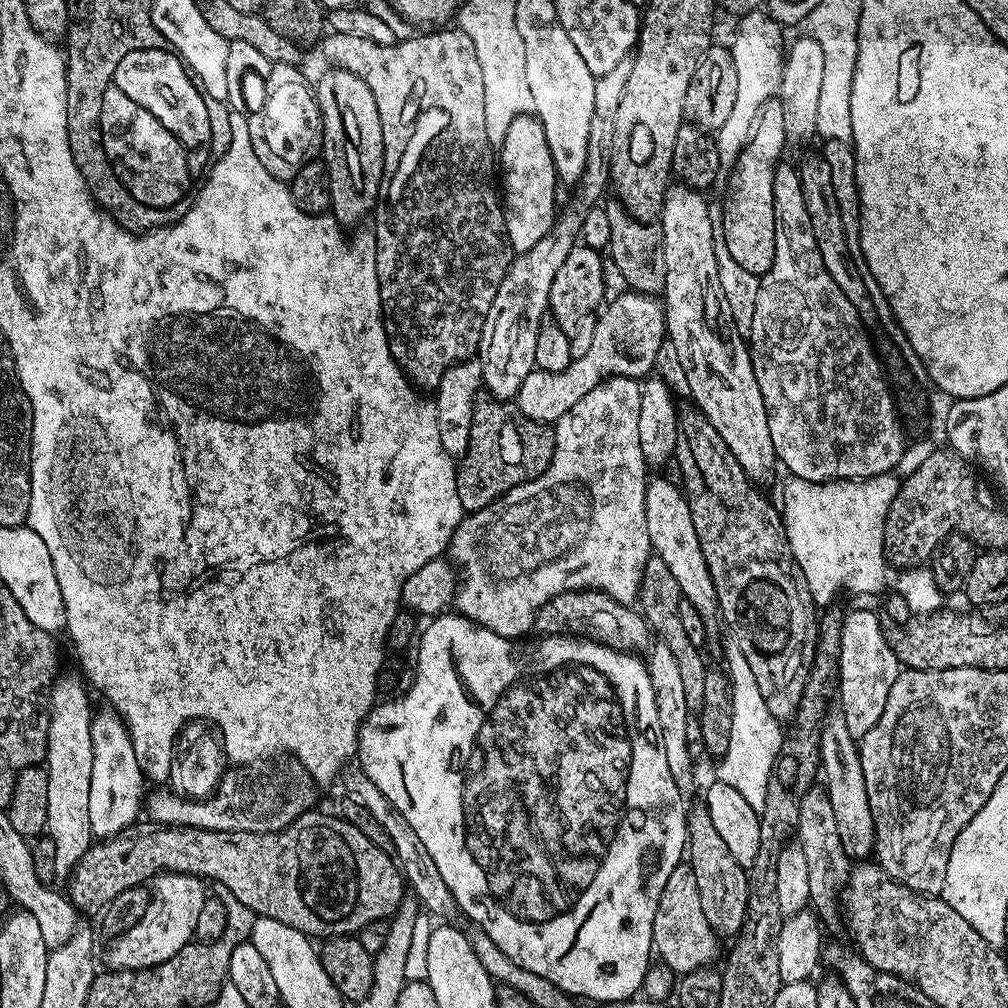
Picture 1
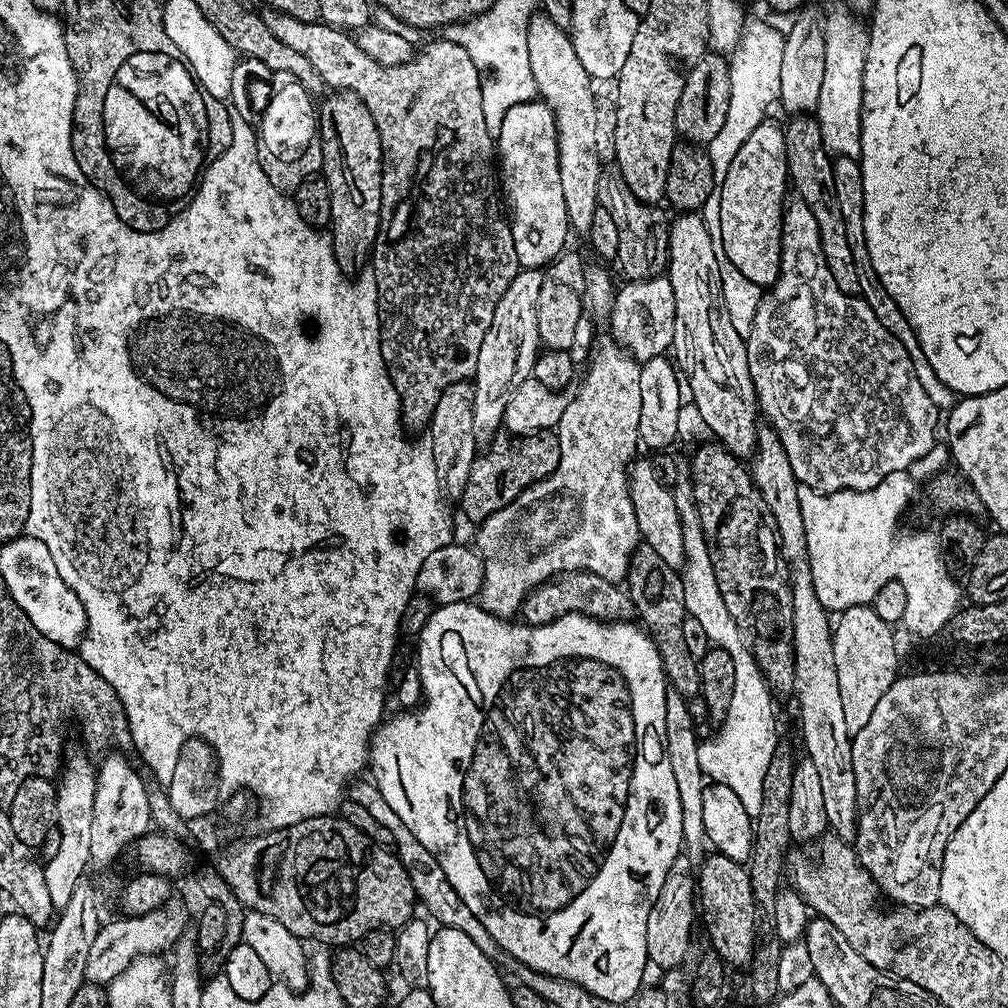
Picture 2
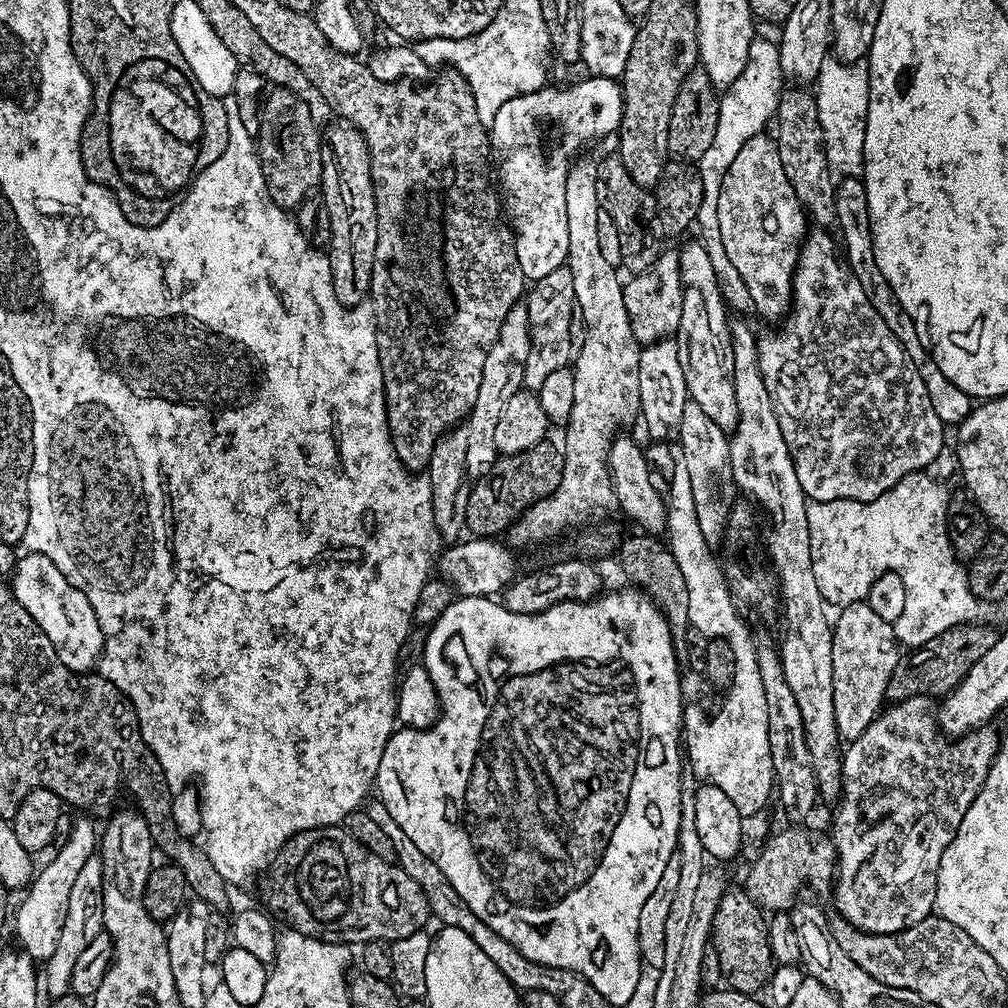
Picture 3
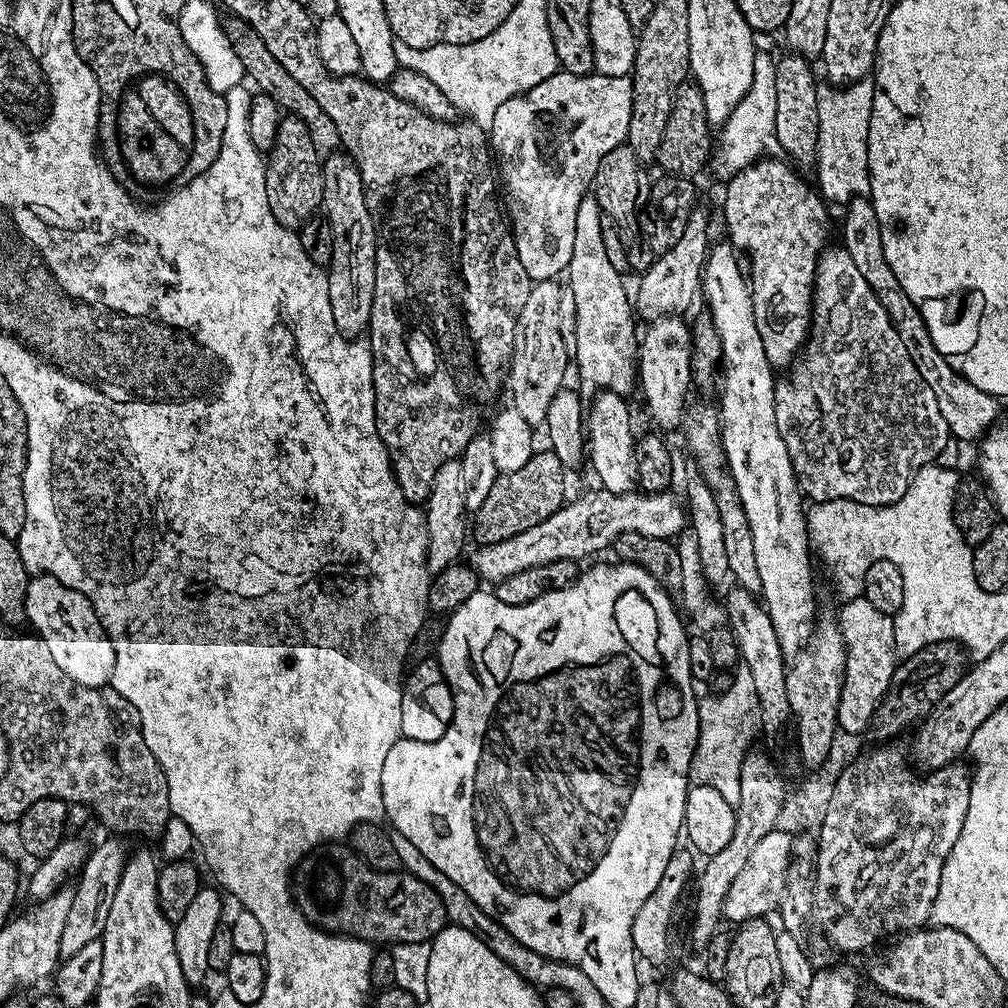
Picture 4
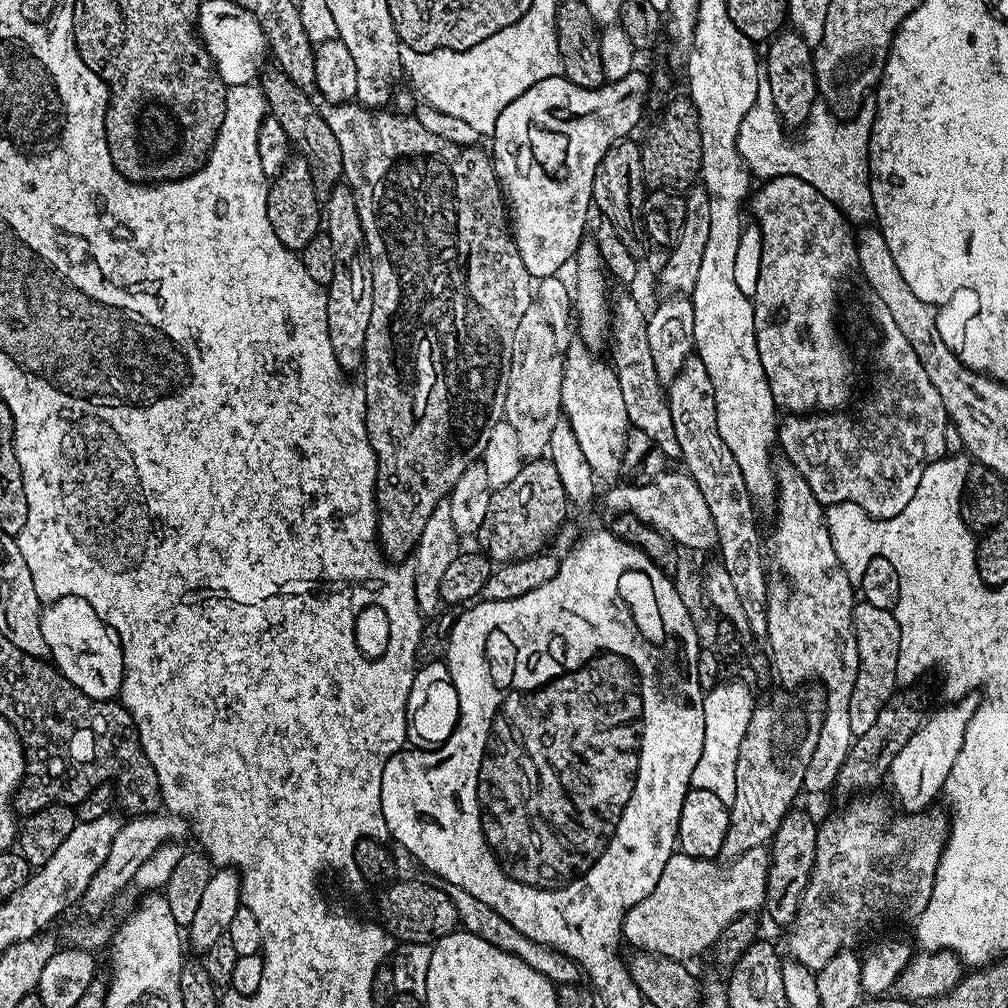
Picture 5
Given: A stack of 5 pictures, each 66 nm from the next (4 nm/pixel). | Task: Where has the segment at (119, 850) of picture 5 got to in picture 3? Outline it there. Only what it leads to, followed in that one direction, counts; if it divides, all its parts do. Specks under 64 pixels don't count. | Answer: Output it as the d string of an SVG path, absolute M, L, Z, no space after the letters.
M94 855L80 871L70 895L70 906L66 913L65 925L58 938L57 949L42 968L42 988L49 997L57 998L66 995L72 987L74 966L81 963L82 957L93 947L104 926L104 881L106 869L99 855Z

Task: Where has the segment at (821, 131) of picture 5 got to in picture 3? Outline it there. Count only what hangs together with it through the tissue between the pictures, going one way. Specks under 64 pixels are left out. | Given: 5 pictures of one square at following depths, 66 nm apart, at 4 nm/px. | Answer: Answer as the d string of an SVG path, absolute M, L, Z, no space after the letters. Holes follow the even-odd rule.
M755 37L750 44L750 54L747 55L742 75L720 96L719 118L714 139L696 166L703 184L703 202L696 215L696 228L700 230L698 238L709 255L710 262L713 263L716 277L721 283L722 293L729 307L740 312L751 311L754 305L749 298L749 291L746 290L745 284L726 256L725 246L722 245L718 199L721 194L722 178L725 177L726 170L730 168L733 158L740 152L742 145L761 135L767 129L766 122L769 123L775 117L784 89L783 76L779 45ZM835 58L824 60L822 70L814 81L814 95L829 168L844 178L859 177L864 167L864 139L870 102L867 67L845 64Z

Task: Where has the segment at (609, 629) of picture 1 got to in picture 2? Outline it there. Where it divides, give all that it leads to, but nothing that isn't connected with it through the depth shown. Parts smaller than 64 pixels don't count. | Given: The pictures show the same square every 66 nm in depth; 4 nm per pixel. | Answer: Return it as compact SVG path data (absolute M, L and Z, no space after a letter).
M564 572L558 577L540 584L524 599L519 615L526 624L549 624L567 612L581 612L593 620L628 622L633 619L634 609L627 591L619 583L598 578L593 572Z

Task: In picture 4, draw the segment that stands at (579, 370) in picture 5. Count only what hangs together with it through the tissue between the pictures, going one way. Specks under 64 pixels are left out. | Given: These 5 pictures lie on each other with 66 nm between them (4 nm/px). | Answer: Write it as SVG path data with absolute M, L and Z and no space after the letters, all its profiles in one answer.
M604 394L600 401L593 406L586 416L586 456L592 459L592 468L600 479L599 487L612 491L616 495L631 493L637 487L636 446L637 441L632 438L632 416L628 413L625 401L615 394Z

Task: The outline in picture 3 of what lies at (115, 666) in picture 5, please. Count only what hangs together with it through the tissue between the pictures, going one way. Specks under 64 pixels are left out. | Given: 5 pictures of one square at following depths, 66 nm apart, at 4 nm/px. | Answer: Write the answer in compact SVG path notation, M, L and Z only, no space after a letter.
M28 552L17 559L10 586L16 601L38 622L65 666L72 672L91 673L101 659L105 639L86 594L72 585L50 558L37 552Z

